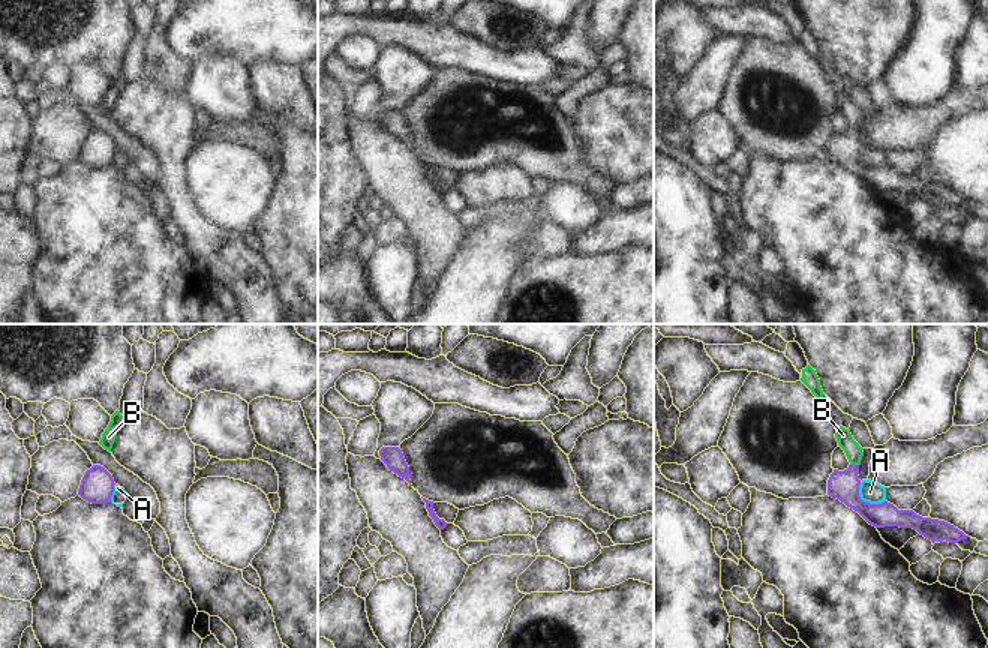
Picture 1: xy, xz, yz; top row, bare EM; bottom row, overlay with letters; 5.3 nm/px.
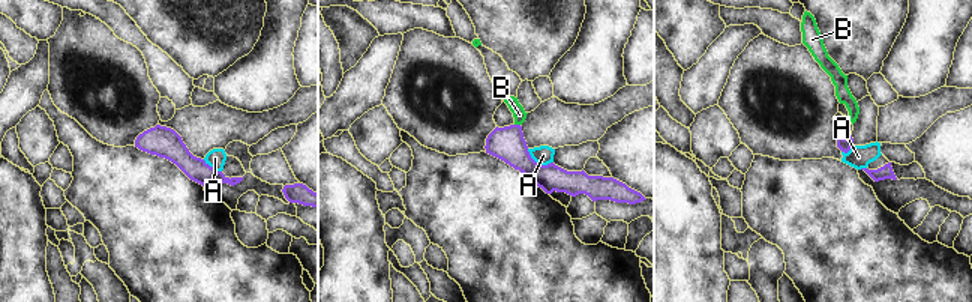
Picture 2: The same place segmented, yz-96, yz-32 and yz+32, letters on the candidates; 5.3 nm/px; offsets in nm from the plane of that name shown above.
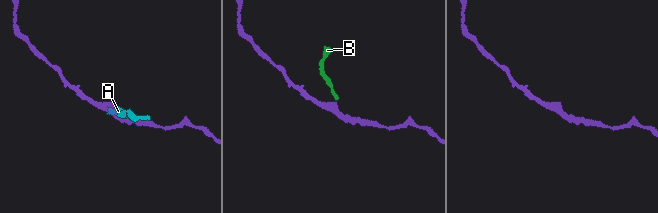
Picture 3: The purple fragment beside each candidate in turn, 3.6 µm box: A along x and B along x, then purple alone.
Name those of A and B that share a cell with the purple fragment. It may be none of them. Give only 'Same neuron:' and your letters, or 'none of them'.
Same neuron: B

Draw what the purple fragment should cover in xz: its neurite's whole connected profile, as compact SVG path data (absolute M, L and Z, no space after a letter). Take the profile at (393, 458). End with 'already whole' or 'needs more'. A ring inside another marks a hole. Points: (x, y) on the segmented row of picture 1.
M382 447L379 450L379 456L390 471L405 478L409 483L409 486L412 486L409 480L409 466L399 447Z; already whole

